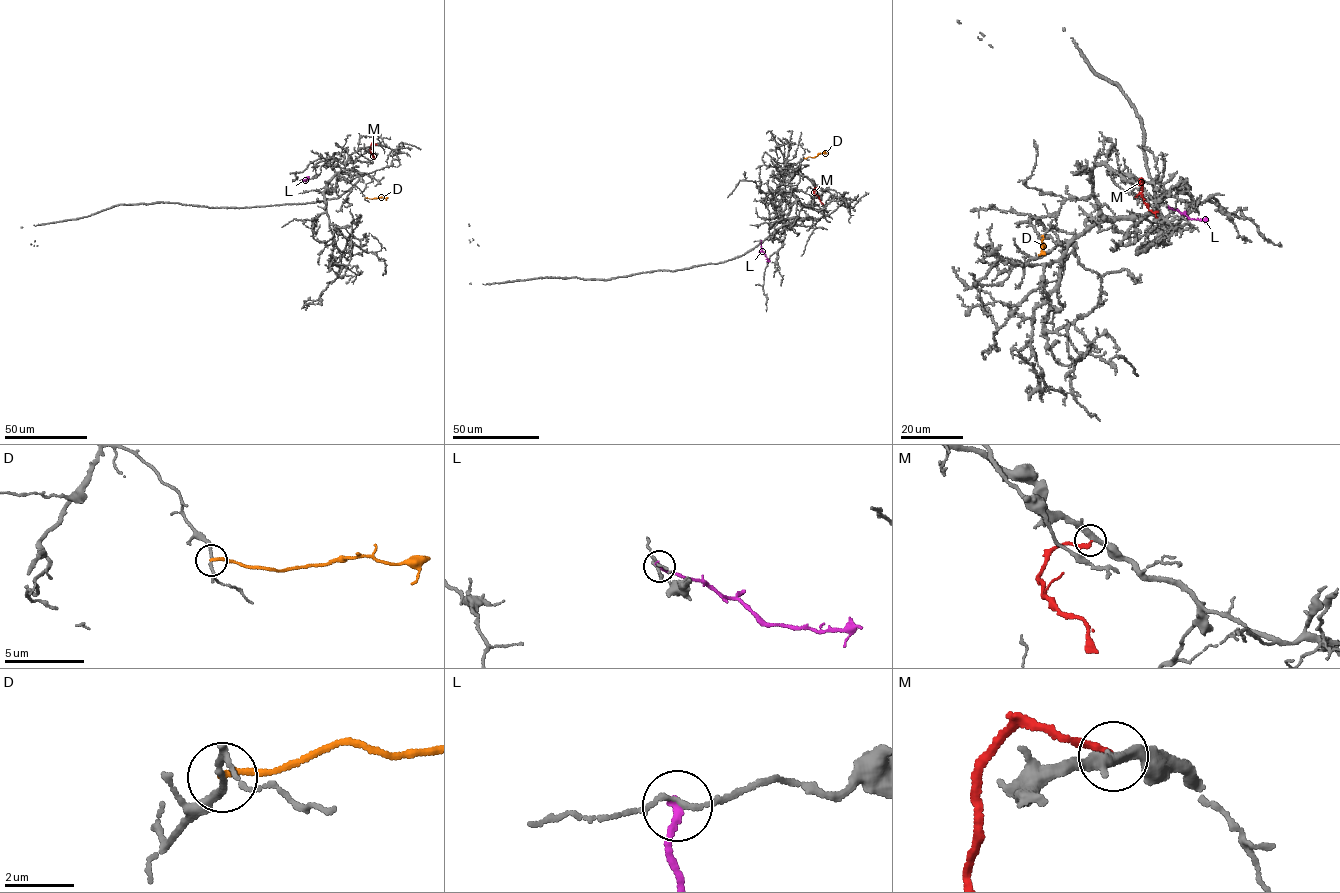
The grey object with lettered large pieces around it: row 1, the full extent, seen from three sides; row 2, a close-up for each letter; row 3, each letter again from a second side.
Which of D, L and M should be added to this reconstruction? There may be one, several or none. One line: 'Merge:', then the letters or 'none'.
Merge: none

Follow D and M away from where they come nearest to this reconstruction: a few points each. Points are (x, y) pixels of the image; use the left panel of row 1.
D: (364, 198), (385, 200)
M: (377, 145), (371, 144), (370, 151), (374, 158)

